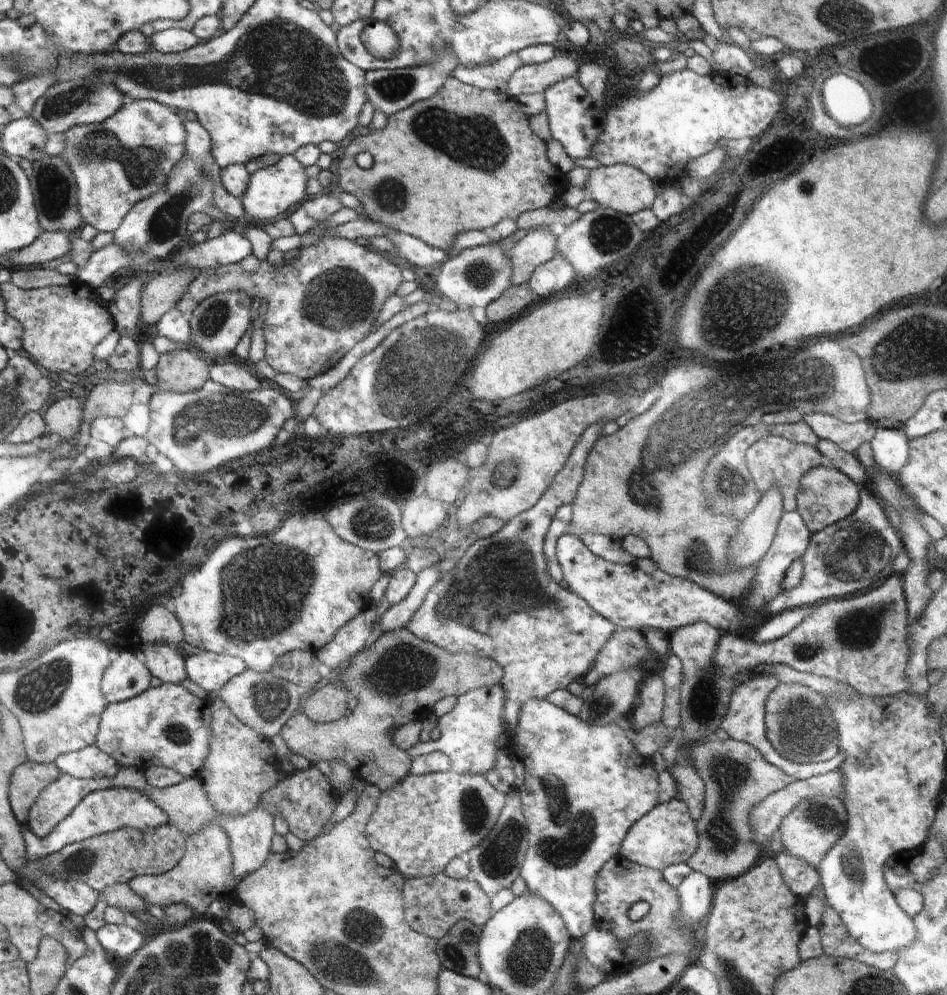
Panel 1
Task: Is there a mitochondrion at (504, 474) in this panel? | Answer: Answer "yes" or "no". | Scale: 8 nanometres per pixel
yes

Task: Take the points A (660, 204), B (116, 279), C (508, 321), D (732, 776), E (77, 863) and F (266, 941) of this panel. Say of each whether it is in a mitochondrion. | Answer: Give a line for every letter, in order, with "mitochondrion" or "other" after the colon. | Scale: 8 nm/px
A: other
B: other
C: other
D: mitochondrion
E: mitochondrion
F: other

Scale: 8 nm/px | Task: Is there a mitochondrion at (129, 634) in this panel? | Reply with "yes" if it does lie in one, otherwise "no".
no

